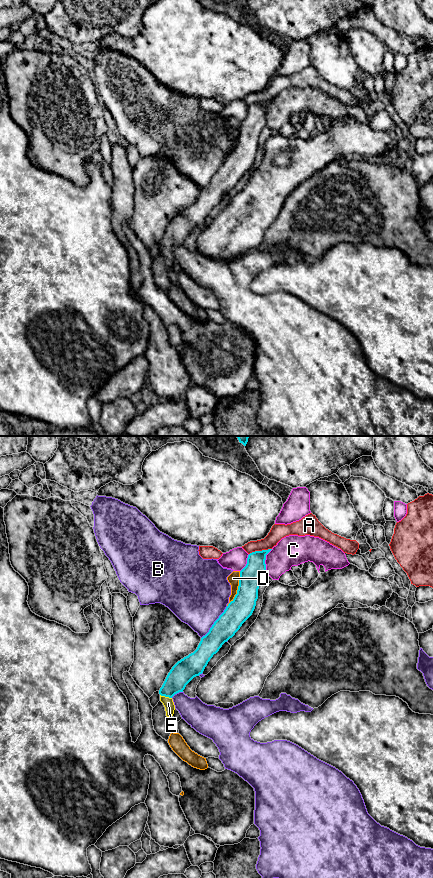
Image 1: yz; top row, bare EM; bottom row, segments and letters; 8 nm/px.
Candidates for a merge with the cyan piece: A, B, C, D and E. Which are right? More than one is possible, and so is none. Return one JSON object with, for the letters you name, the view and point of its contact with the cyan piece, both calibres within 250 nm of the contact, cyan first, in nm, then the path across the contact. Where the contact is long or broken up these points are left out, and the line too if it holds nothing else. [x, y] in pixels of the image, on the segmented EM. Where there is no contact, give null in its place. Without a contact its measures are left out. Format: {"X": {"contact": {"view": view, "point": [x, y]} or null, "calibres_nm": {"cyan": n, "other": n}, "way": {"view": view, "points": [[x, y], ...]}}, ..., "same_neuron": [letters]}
{"E": {"contact": {"view": "yz", "point": [166, 696]}, "calibres_nm": {"cyan": 180, "other": 90}, "way": {"view": "yz", "points": [[183, 671], [166, 696], [168, 703]]}}, "same_neuron": ["E"]}

